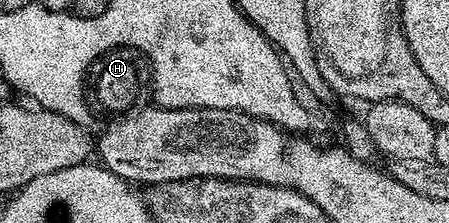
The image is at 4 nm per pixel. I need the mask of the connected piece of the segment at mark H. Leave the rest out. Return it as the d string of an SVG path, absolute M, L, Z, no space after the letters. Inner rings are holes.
M132 42L124 44L110 44L109 47L103 47L101 52L93 56L89 60L85 68L82 68L81 76L81 92L79 98L74 98L72 102L47 102L43 105L49 112L55 114L63 114L63 118L71 118L71 122L75 122L79 126L88 128L90 133L100 134L111 130L111 126L115 126L119 122L127 122L127 118L133 114L139 114L144 108L154 108L156 112L192 112L193 110L201 110L200 104L182 104L169 105L161 103L161 99L157 97L157 68L153 58L143 48L138 47Z

